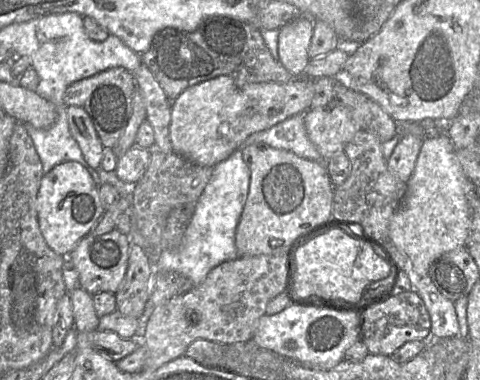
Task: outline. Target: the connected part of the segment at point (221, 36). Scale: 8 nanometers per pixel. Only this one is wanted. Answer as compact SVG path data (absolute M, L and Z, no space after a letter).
M208 16L192 31L171 27L160 29L153 35L149 48L140 55L140 59L170 102L185 89L218 76L230 76L239 86L289 83L301 77L292 75L273 58L260 30L227 16Z

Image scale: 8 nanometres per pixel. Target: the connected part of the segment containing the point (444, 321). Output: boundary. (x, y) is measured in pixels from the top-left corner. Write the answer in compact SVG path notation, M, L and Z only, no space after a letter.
M430 276L419 280L416 293L423 300L431 320L431 338L461 336L454 302L443 296L433 284Z

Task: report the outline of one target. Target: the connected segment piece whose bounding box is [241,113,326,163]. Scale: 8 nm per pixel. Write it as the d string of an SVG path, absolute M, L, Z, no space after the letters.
M303 115L292 116L269 129L250 135L242 143L241 151L247 146L260 144L290 151L314 162L326 163L308 137Z

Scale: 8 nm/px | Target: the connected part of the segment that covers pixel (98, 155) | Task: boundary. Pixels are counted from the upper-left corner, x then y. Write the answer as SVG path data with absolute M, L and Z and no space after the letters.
M68 106L66 117L71 136L78 144L87 164L93 169L100 167L103 149L87 112L78 106Z

